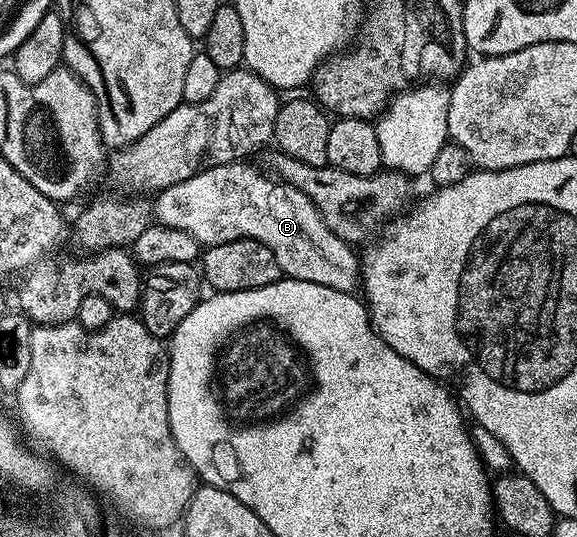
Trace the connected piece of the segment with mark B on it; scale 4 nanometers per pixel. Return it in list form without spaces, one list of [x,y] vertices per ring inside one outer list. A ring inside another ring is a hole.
[[[250,162],[226,163],[205,169],[177,185],[169,185],[164,191],[158,192],[153,199],[153,219],[160,227],[181,229],[189,233],[204,248],[213,245],[225,245],[238,239],[261,241],[277,257],[280,272],[288,279],[313,281],[317,285],[325,285],[329,289],[354,292],[361,283],[361,259],[354,255],[352,244],[345,242],[317,213],[313,201],[301,193],[293,185],[284,183],[278,177],[272,177],[266,170],[258,171],[250,167]]]

